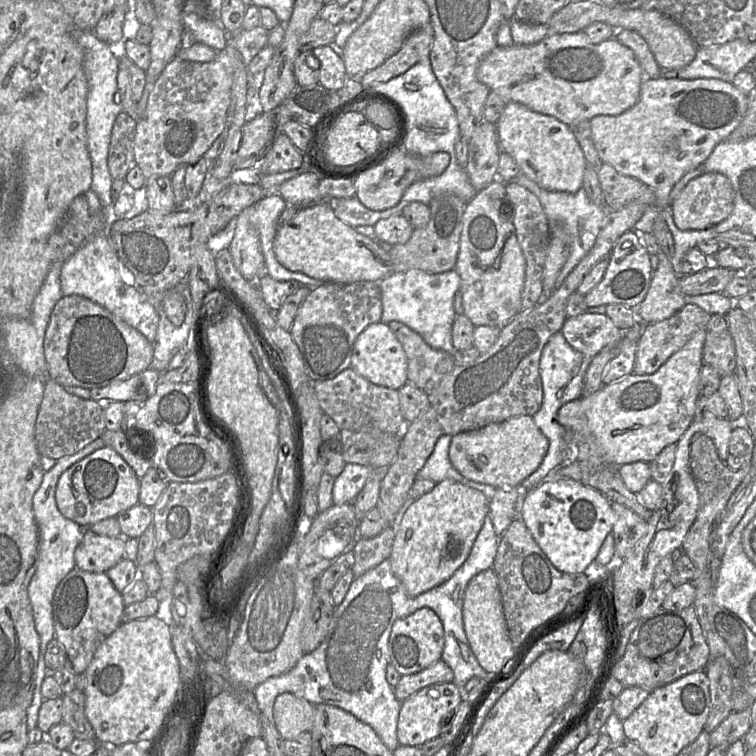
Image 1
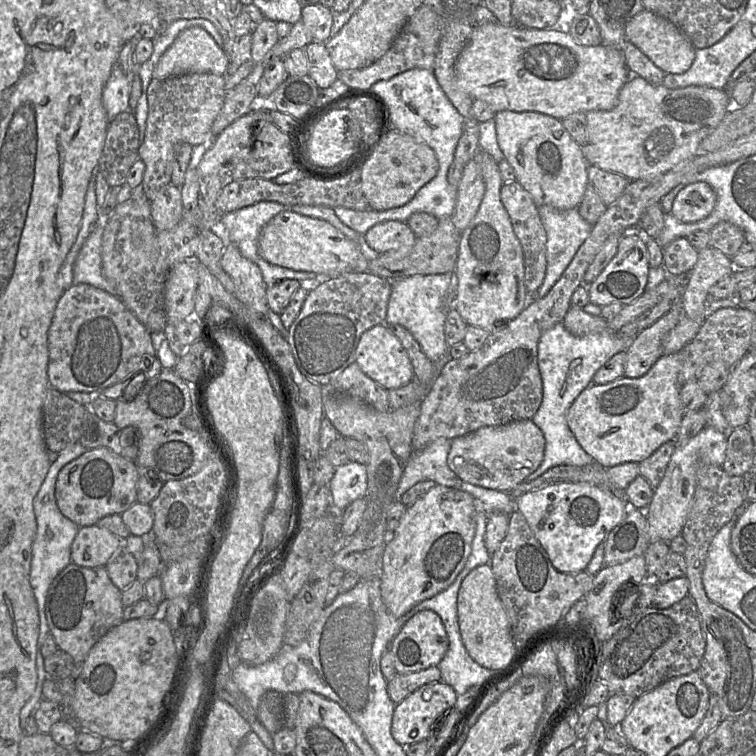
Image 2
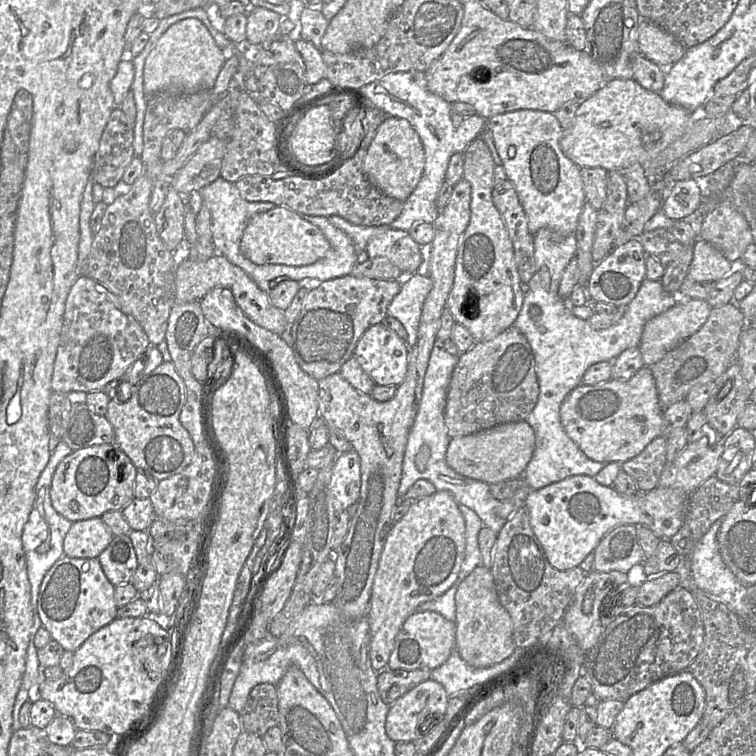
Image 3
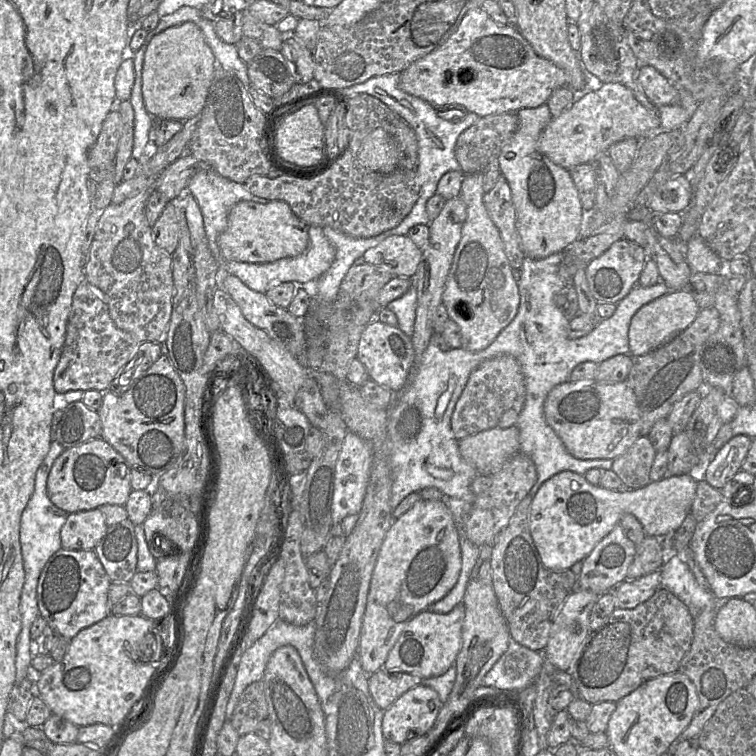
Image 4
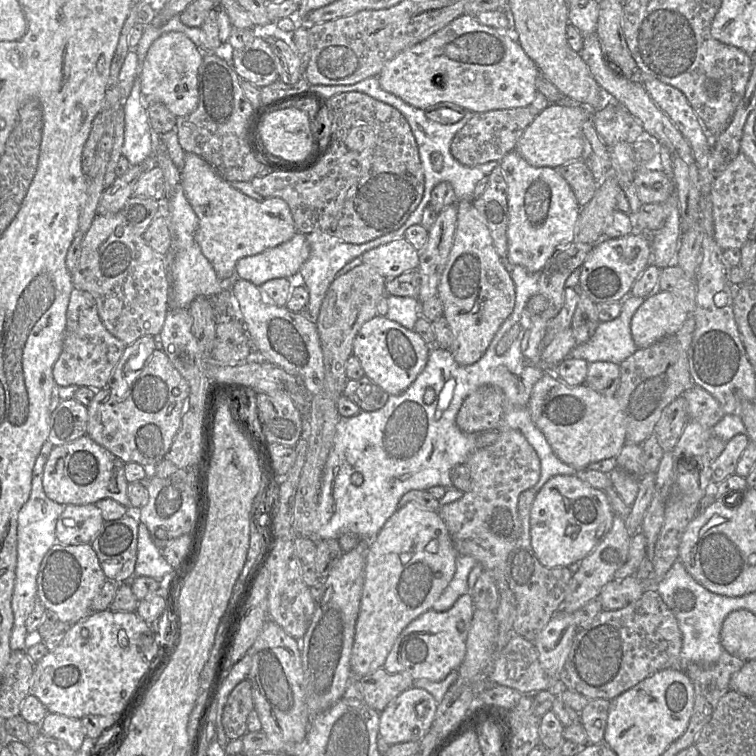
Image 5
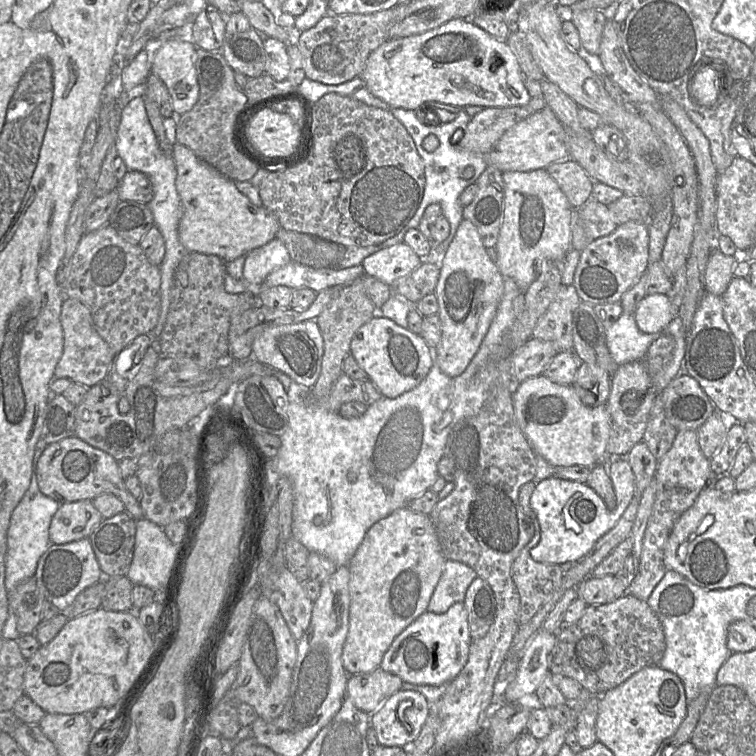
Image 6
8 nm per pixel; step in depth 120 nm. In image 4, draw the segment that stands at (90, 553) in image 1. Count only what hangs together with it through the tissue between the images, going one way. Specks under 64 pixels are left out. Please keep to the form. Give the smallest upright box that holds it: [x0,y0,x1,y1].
[60,509,108,550]

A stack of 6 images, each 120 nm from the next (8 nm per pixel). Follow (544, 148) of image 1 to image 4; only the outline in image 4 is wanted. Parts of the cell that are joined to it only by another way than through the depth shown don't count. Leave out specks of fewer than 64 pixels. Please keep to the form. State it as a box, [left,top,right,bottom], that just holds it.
[498,103,585,259]

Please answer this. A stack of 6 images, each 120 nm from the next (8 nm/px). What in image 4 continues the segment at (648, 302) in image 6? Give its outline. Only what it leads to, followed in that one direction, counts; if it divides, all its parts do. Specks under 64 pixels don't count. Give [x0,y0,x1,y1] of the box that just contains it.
[629,291,700,356]

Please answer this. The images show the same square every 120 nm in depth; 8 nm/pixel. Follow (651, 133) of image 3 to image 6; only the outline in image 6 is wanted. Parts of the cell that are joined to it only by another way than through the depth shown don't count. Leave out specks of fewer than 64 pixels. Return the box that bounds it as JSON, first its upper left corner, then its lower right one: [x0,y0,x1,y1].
[485,106,568,172]

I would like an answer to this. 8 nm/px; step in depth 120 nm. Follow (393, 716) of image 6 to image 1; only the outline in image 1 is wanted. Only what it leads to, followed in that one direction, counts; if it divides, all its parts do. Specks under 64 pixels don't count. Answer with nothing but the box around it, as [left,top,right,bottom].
[397,683,462,747]

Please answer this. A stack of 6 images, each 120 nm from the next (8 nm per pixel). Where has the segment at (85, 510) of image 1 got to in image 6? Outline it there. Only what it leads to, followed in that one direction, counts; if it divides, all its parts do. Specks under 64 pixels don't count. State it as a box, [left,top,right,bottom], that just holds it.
[37,436,144,520]

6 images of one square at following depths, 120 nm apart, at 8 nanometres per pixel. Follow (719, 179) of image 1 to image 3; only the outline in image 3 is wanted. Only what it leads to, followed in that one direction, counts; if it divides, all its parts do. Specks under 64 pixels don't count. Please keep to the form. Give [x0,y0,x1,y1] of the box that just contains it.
[661,180,703,219]

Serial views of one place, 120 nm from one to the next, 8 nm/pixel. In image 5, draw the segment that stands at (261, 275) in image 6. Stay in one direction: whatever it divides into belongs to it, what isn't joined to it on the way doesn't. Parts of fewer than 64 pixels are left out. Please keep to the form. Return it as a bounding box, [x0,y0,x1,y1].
[235,233,309,288]

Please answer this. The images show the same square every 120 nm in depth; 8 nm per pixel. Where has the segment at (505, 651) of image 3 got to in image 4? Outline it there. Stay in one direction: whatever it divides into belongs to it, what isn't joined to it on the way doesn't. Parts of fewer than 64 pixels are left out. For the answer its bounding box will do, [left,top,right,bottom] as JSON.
[446,578,510,725]

